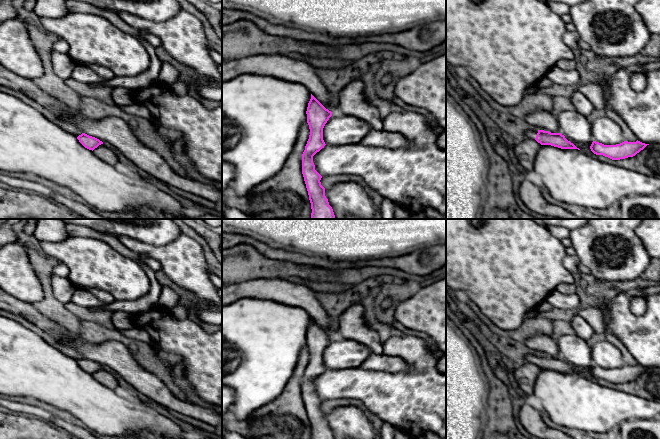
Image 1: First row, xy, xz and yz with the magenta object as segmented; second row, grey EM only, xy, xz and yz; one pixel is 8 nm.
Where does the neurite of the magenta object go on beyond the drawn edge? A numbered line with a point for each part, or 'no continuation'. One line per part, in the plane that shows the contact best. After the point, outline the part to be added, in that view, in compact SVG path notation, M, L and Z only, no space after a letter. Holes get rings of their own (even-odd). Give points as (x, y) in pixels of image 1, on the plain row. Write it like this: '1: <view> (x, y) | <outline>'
1: yz (531, 358) | M532 353L532 354L526 355L526 361L527 361L527 363L535 364L537 357L538 357L537 353Z

